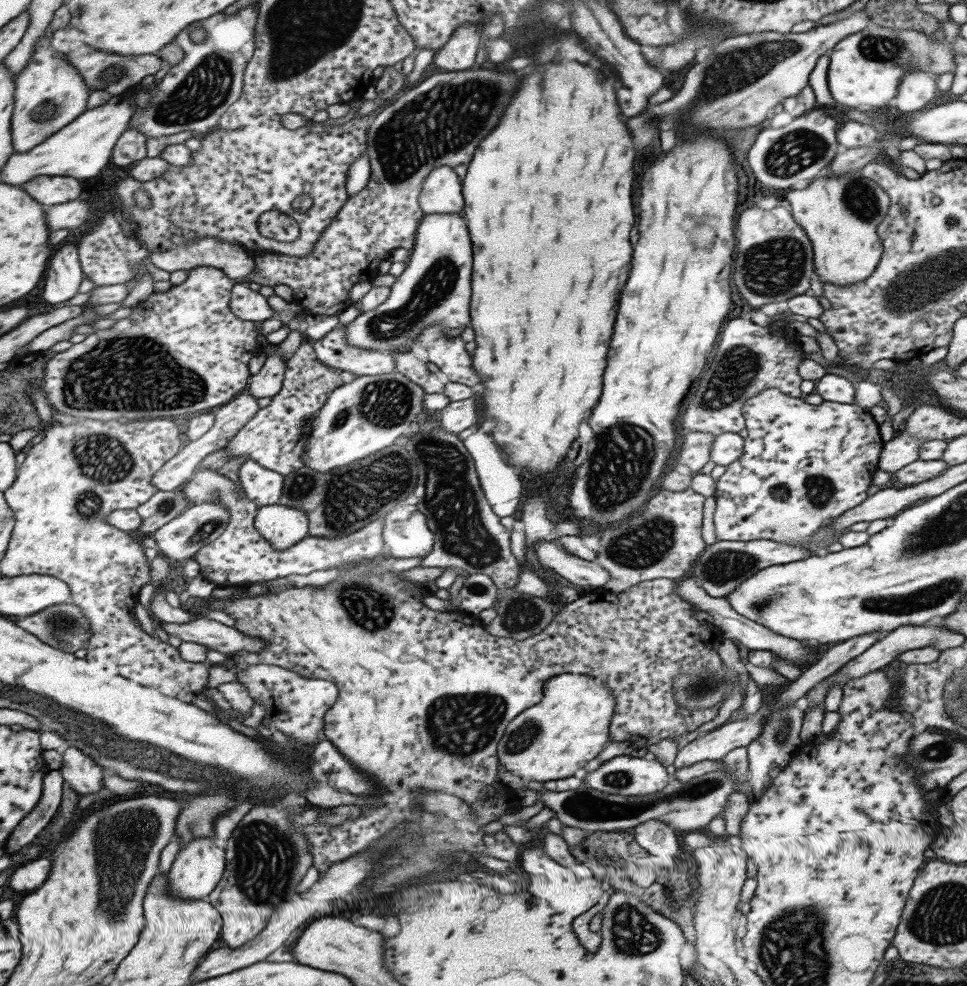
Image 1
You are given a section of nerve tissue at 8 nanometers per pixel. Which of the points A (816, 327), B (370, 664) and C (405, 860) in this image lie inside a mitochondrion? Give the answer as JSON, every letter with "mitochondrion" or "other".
{"A":"other","B":"other","C":"mitochondrion"}

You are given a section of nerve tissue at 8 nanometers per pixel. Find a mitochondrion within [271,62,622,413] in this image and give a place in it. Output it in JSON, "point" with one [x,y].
{"point":[435,124]}

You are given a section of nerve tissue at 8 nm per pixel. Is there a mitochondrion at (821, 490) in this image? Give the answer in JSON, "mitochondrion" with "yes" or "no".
{"mitochondrion":"yes"}

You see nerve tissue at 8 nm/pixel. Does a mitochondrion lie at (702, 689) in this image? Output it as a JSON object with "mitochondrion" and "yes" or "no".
{"mitochondrion":"yes"}

